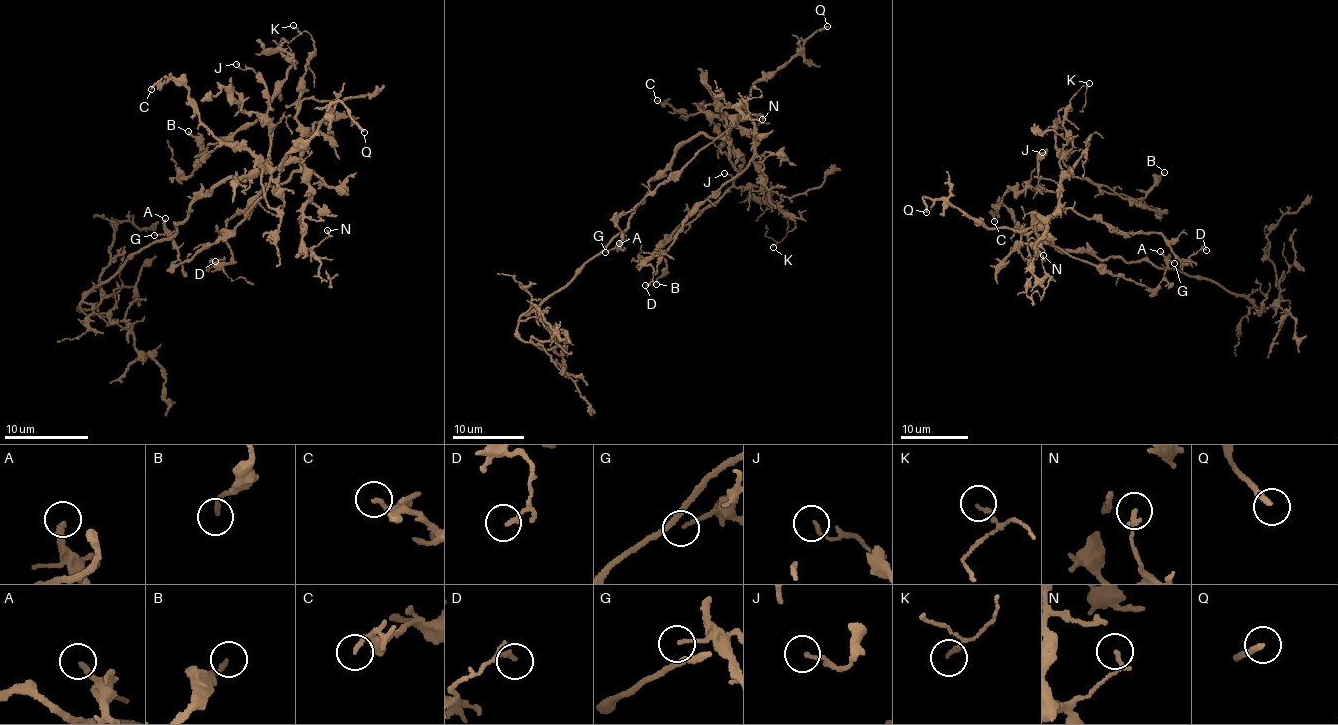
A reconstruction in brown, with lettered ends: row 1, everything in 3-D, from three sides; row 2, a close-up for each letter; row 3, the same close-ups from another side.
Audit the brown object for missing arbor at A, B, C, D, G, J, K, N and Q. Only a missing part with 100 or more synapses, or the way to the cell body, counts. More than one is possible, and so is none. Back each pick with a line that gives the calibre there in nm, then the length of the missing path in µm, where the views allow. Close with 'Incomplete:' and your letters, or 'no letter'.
Q: 200 nm | 35 µm
Incomplete: Q

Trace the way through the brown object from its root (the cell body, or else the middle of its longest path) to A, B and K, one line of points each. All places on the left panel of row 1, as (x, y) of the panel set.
A: (190, 206), (221, 181), (263, 172), (269, 174), (271, 182), (248, 216), (176, 266), (177, 247), (165, 218)
B: (190, 206), (221, 181), (256, 174), (270, 156), (271, 123), (260, 117), (204, 156), (188, 131)
K: (190, 206), (229, 178), (298, 163), (305, 176), (295, 114), (300, 80), (315, 45), (311, 35), (293, 25)

